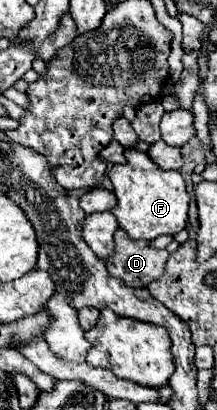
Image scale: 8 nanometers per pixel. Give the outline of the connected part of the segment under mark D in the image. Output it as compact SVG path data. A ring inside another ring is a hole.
M117 230L115 254L107 260L107 272L131 288L145 288L163 274L167 258L167 250L157 250L149 242L135 242Z

